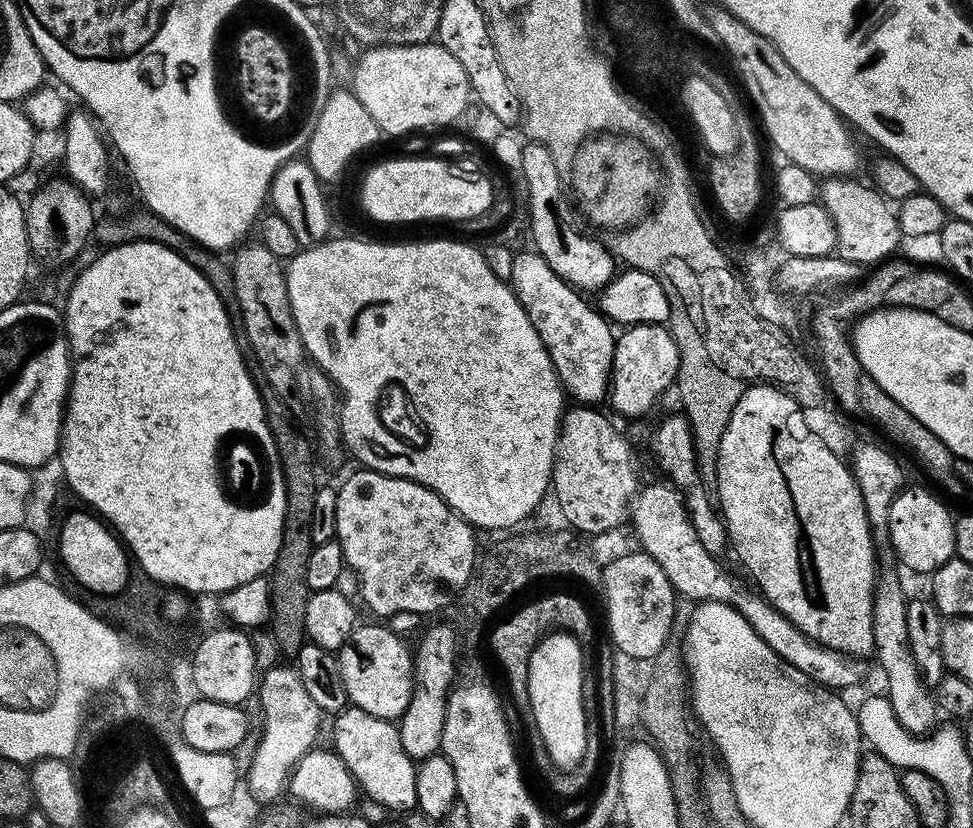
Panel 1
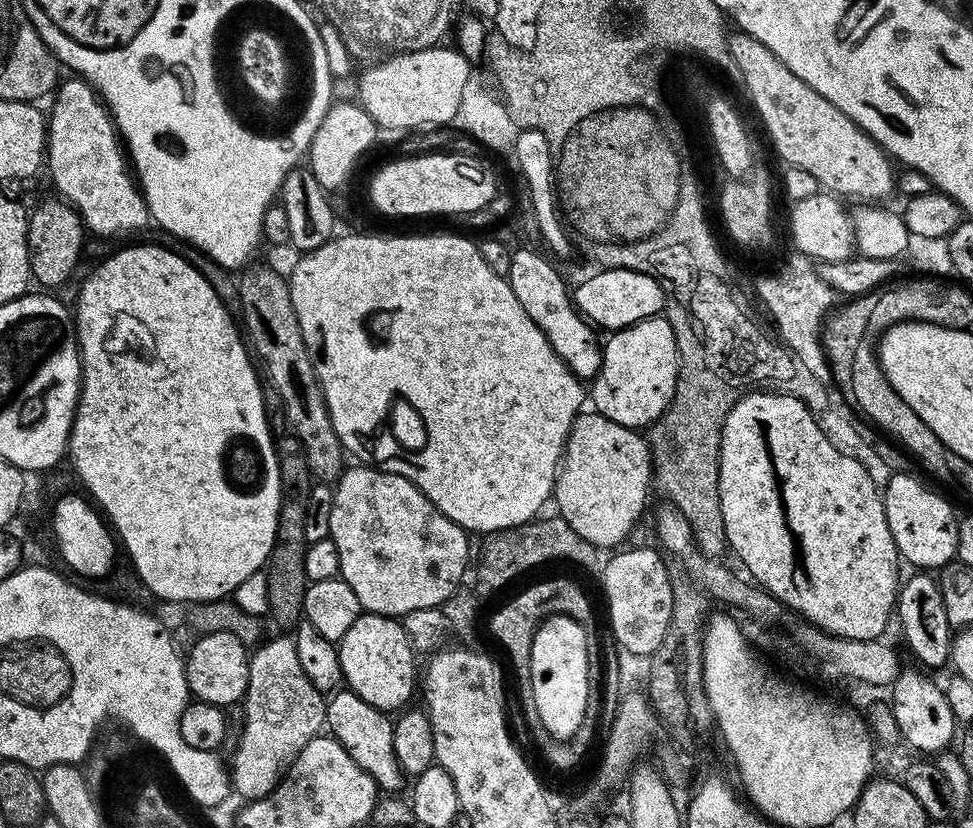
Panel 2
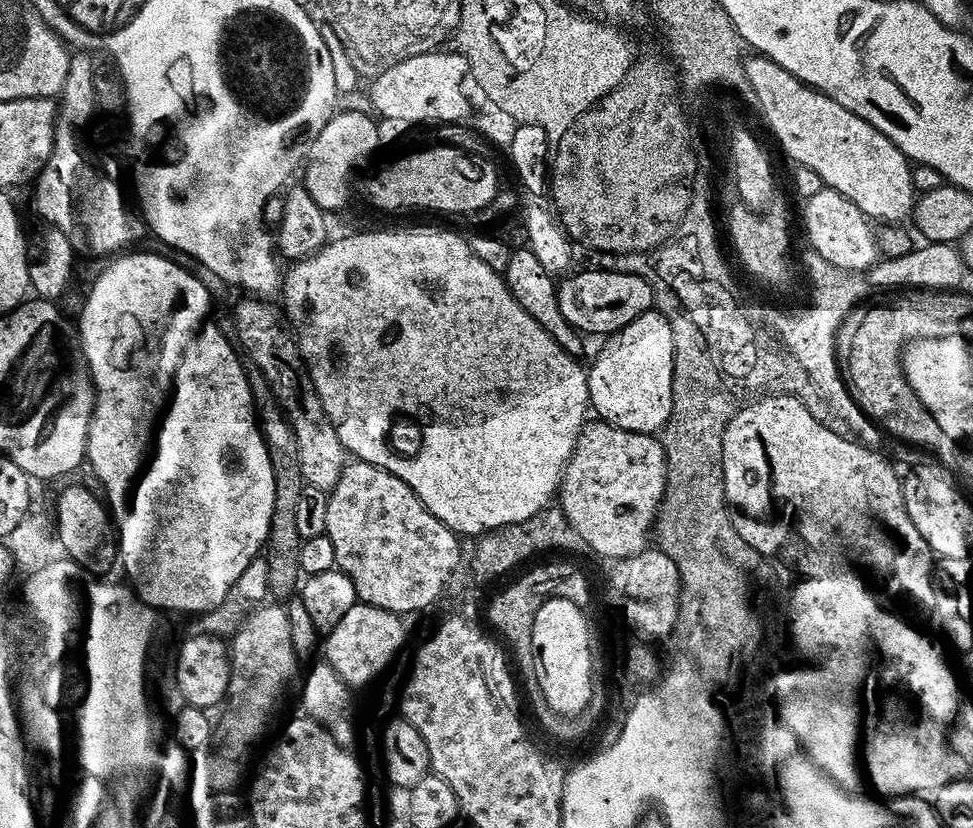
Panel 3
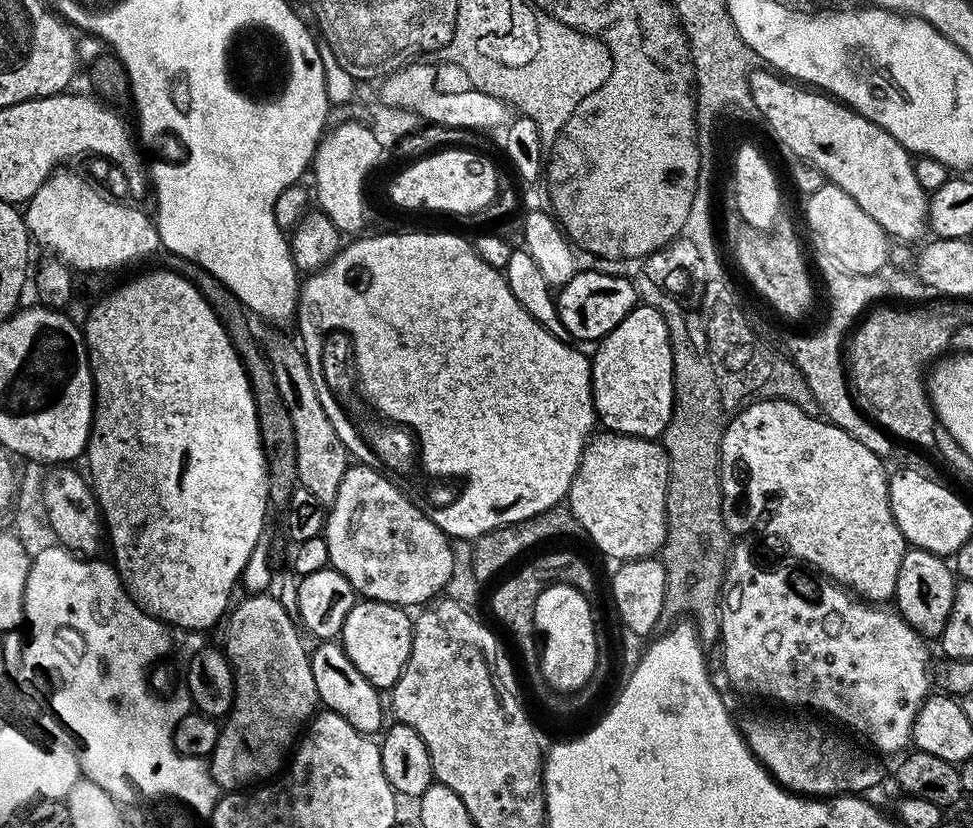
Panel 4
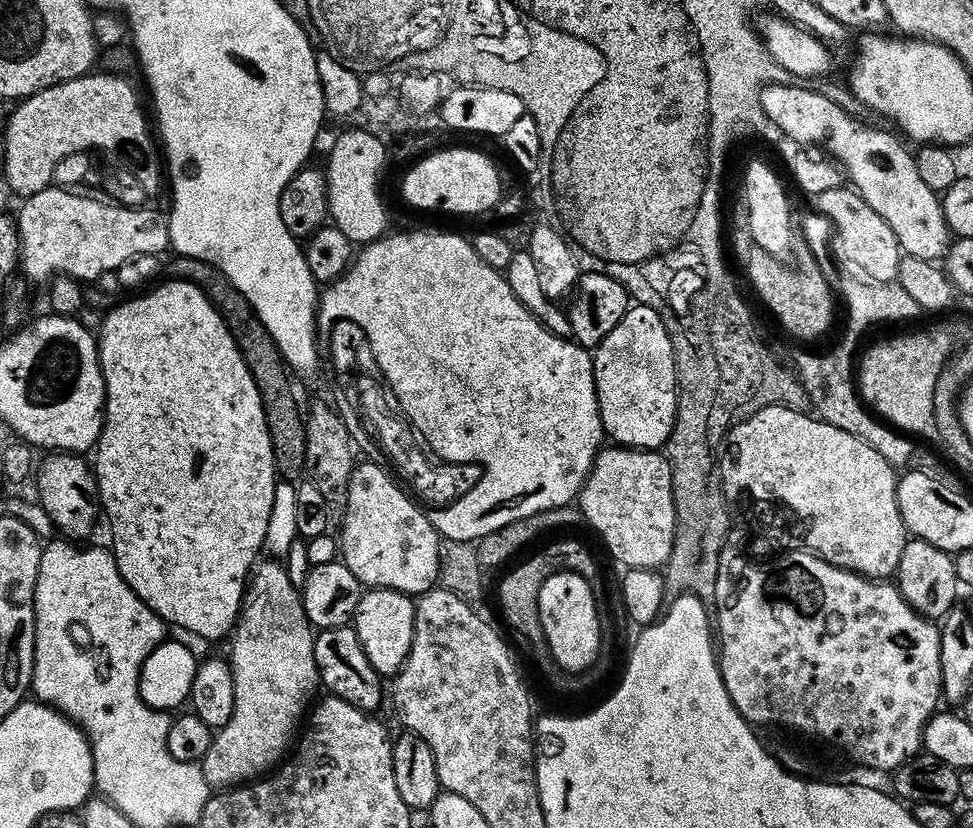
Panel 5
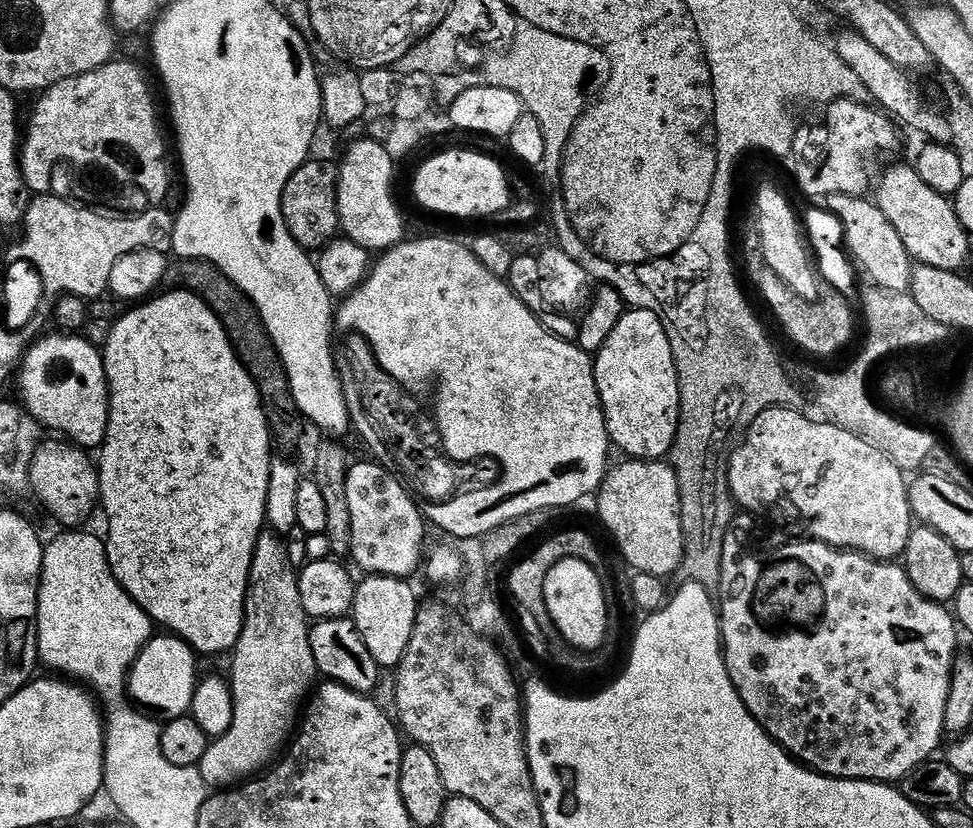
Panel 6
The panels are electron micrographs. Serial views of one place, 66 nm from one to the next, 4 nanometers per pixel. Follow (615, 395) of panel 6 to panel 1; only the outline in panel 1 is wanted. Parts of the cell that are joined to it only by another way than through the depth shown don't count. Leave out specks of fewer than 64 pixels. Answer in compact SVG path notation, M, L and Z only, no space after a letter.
M633 324L616 337L610 401L616 412L624 416L644 416L656 404L656 399L676 382L680 355L676 340L663 324Z

